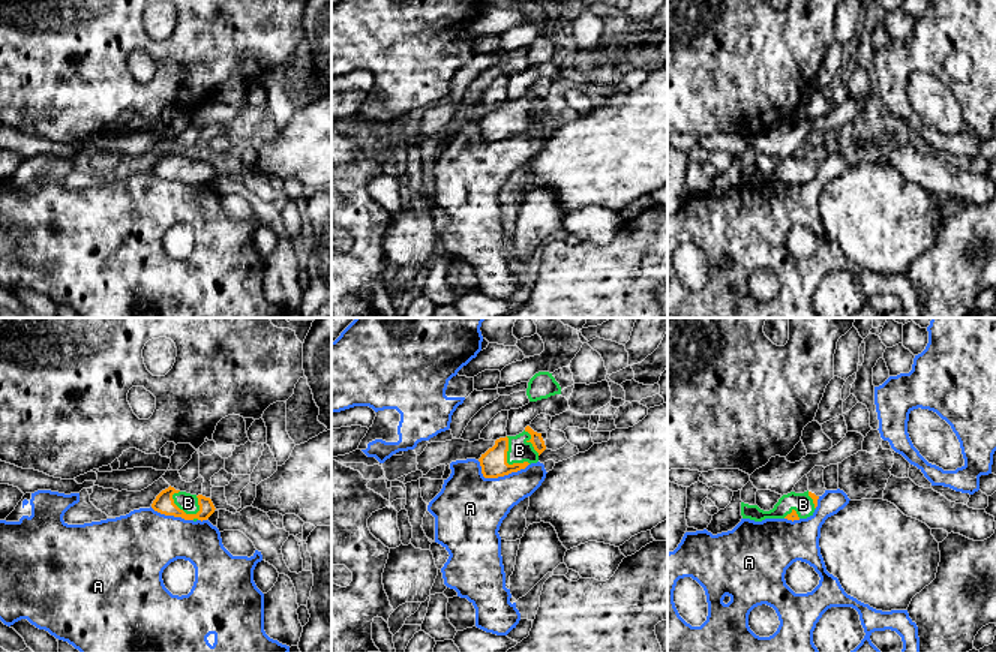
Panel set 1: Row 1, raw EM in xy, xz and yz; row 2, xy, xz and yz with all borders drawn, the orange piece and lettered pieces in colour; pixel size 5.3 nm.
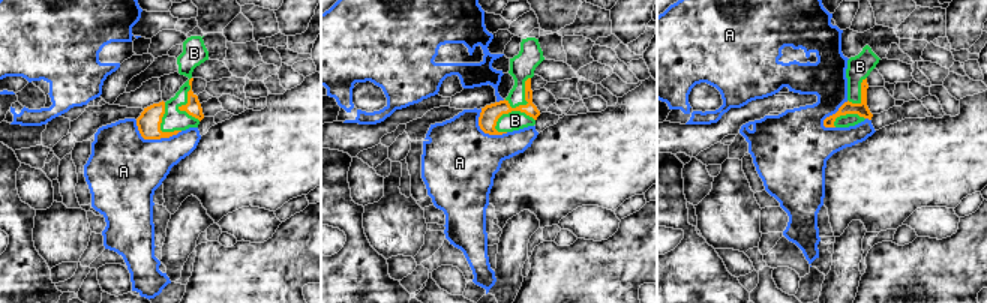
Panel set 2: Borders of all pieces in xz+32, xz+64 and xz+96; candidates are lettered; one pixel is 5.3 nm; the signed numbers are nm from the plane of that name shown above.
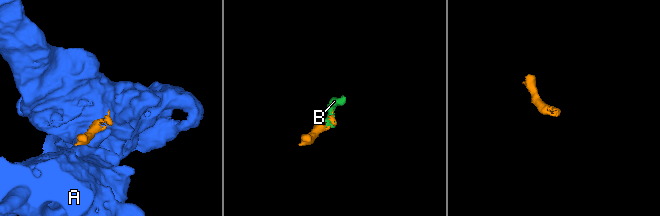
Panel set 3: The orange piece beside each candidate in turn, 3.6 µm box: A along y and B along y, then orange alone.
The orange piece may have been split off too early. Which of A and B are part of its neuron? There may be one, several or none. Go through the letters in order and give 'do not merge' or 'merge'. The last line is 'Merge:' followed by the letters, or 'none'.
A: do not merge
B: merge
Merge: B

